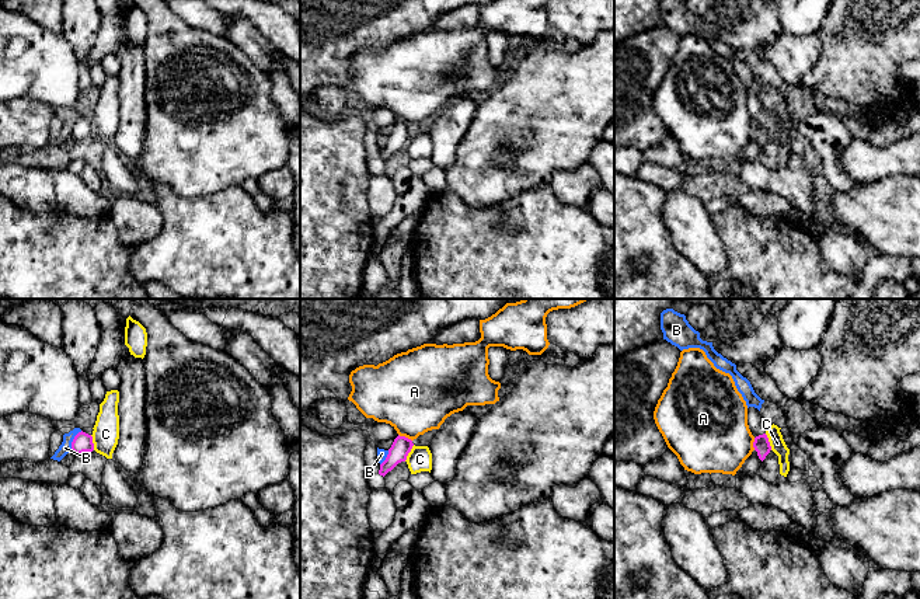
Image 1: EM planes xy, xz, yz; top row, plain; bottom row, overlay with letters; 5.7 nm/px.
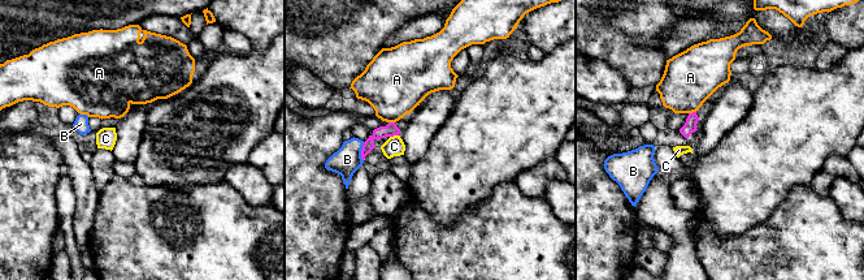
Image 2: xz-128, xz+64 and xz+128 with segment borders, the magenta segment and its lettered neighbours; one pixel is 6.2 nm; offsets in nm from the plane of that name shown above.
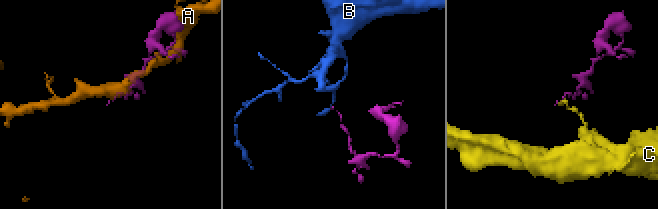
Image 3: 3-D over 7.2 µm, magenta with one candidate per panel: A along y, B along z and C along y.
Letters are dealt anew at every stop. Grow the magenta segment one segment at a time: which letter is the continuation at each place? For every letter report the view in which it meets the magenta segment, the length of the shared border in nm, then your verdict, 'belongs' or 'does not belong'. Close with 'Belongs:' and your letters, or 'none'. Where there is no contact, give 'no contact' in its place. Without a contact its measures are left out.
A: contact in xz; length 90 nm; does not belong
B: contact in xy; length 130 nm; does not belong
C: contact in xz; length 110 nm; does not belong
Belongs: none

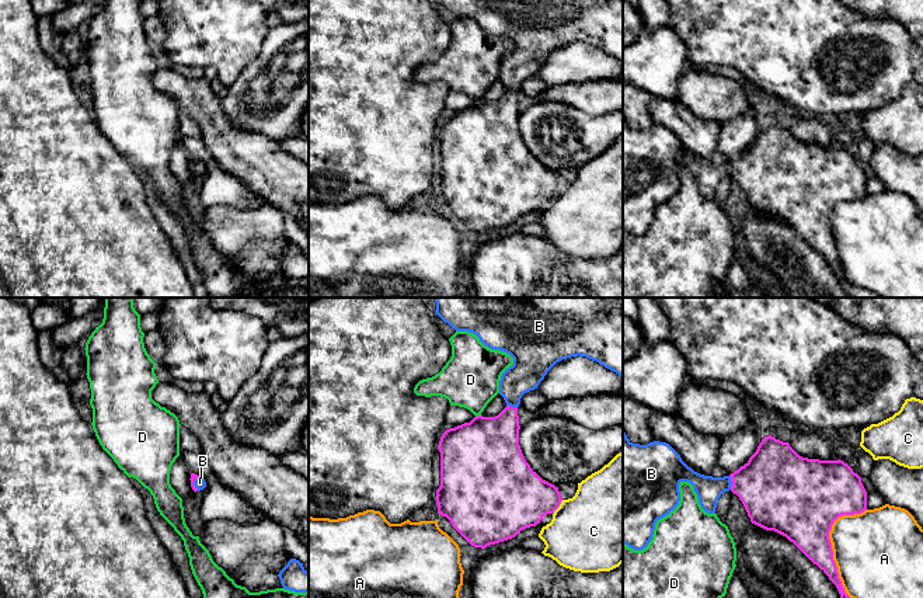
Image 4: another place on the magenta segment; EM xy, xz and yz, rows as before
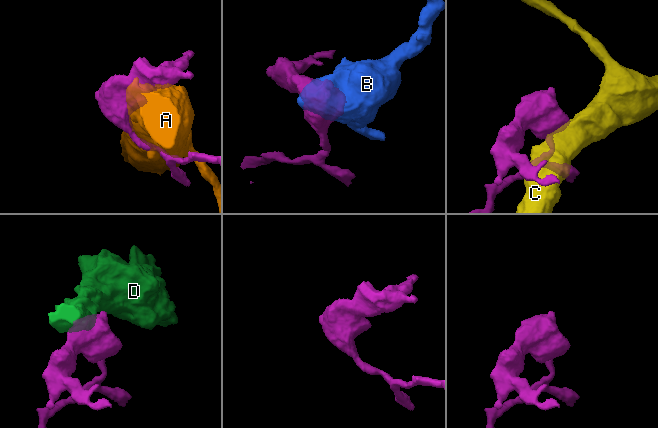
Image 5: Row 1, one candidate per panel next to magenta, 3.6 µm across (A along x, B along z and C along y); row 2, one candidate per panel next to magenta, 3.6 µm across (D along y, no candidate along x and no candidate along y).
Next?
A: contact in yz; length 500 nm; does not belong
B: contact in yz; length 80 nm; belongs
C: contact in xz; length 110 nm; does not belong
D: contact in xz; length 40 nm; does not belong
Belongs: B

